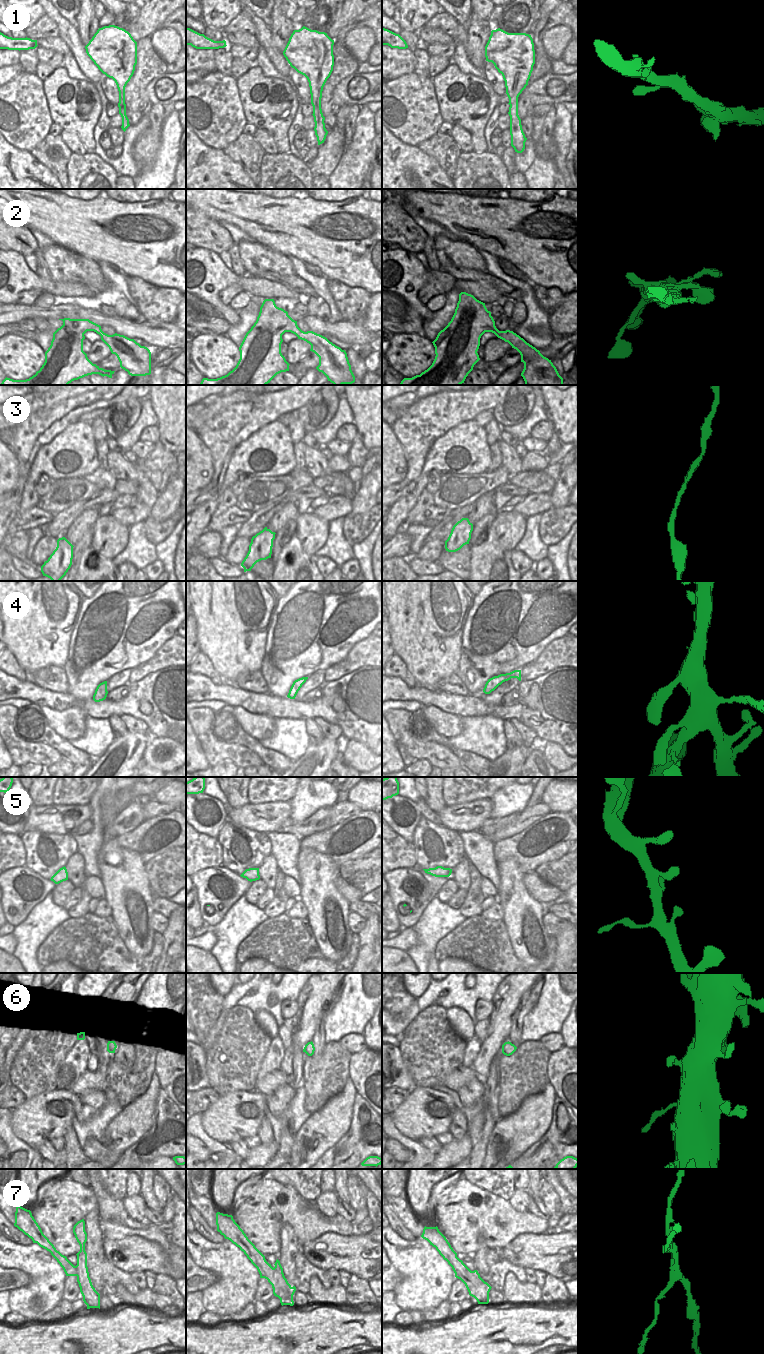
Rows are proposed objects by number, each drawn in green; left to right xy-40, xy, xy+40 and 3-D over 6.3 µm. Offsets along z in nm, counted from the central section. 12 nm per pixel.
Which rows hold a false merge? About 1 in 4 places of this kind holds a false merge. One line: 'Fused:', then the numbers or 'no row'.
Fused: 3, 7.

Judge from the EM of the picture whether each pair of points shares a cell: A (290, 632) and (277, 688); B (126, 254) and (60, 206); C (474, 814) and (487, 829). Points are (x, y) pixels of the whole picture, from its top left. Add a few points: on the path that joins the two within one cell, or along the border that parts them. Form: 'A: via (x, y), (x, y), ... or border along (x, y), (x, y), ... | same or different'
A: via (290, 646), (290, 654), (281, 665), (279, 674) | same
B: via (110, 238), (100, 229), (80, 226), (76, 222) | same
C: border along (490, 817), (476, 830) | different

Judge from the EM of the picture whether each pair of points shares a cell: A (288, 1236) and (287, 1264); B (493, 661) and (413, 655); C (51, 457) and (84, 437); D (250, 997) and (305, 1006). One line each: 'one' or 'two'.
A: one
B: two
C: one
D: two

